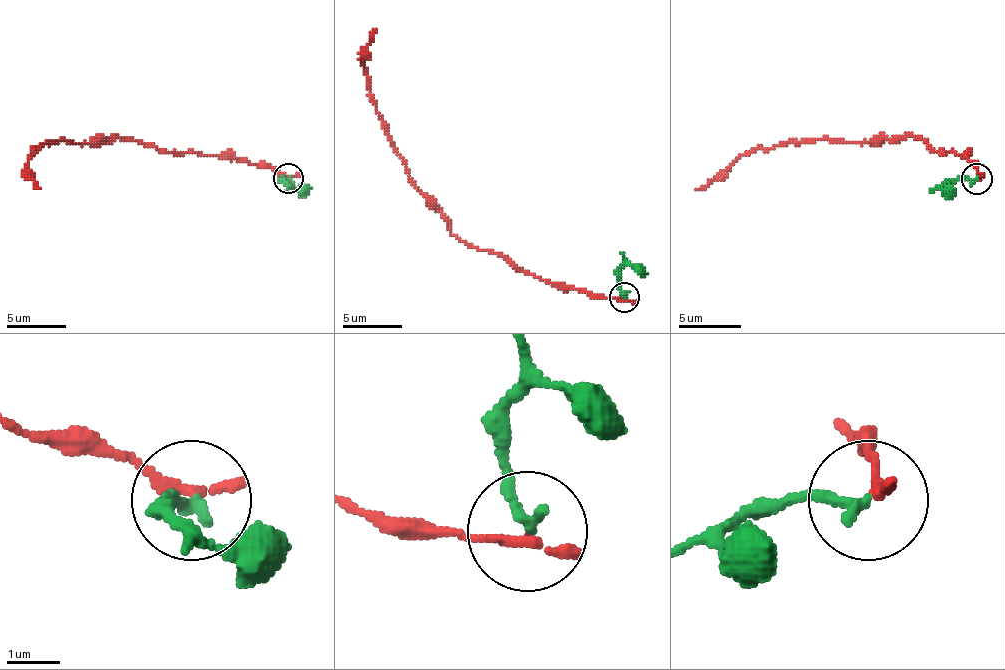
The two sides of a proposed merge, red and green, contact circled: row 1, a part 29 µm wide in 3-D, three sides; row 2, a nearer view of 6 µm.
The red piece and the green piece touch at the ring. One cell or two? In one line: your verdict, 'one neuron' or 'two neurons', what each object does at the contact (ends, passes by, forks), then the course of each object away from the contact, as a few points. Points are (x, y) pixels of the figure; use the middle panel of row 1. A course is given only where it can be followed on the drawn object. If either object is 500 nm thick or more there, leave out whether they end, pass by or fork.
two neurons | red ends | green ends | red via (623, 298), (594, 298), (552, 286), (450, 232), (447, 217), (408, 175), (370, 95), (364, 47), (376, 29) | green via (623, 298), (620, 271), (629, 265), (647, 274)

